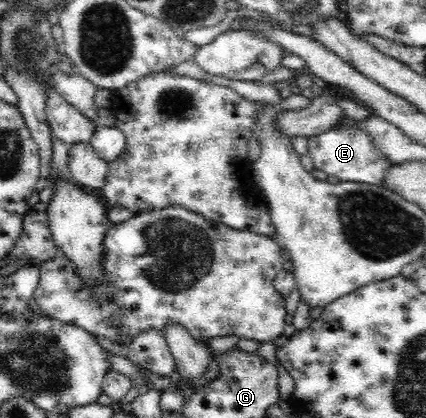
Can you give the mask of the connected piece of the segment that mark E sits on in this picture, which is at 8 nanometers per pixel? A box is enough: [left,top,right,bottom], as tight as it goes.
[307,127,392,185]

